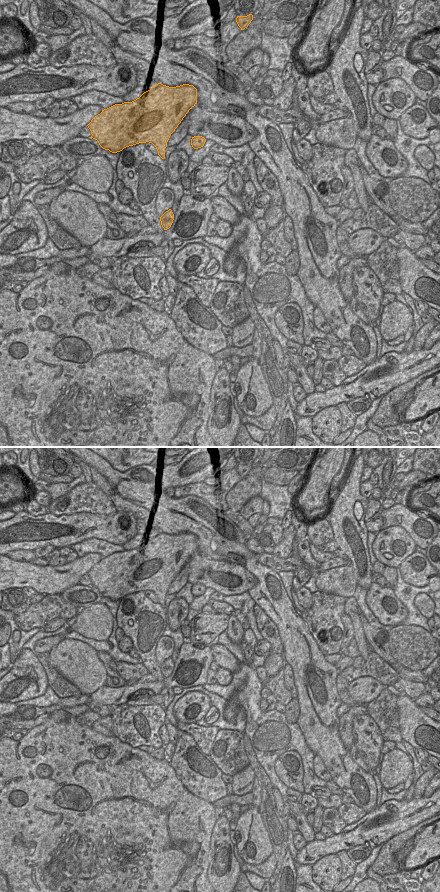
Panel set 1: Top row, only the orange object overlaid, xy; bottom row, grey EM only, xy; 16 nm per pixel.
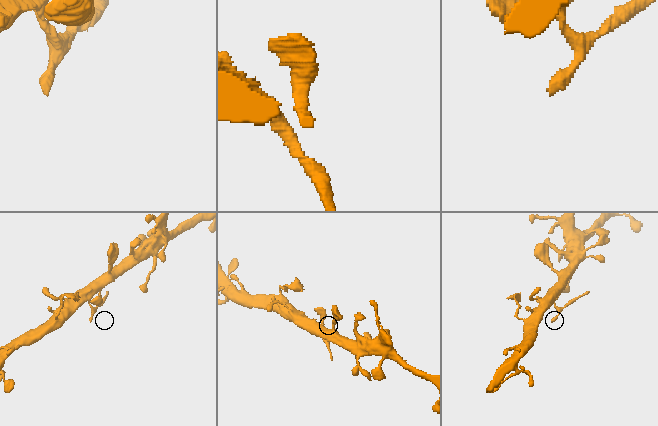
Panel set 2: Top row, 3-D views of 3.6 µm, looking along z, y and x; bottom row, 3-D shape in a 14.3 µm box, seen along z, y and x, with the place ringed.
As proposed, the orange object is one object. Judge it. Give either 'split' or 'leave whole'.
split

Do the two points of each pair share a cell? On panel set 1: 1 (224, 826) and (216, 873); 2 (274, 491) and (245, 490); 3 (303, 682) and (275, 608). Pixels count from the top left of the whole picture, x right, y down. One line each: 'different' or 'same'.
1: same
2: different
3: same

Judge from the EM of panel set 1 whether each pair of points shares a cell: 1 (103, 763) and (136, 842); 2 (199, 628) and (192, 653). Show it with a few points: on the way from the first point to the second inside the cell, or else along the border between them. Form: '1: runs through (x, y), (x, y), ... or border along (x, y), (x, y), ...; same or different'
1: runs through (103, 783), (103, 809), (116, 822); same
2: border along (188, 638), (194, 644); different

